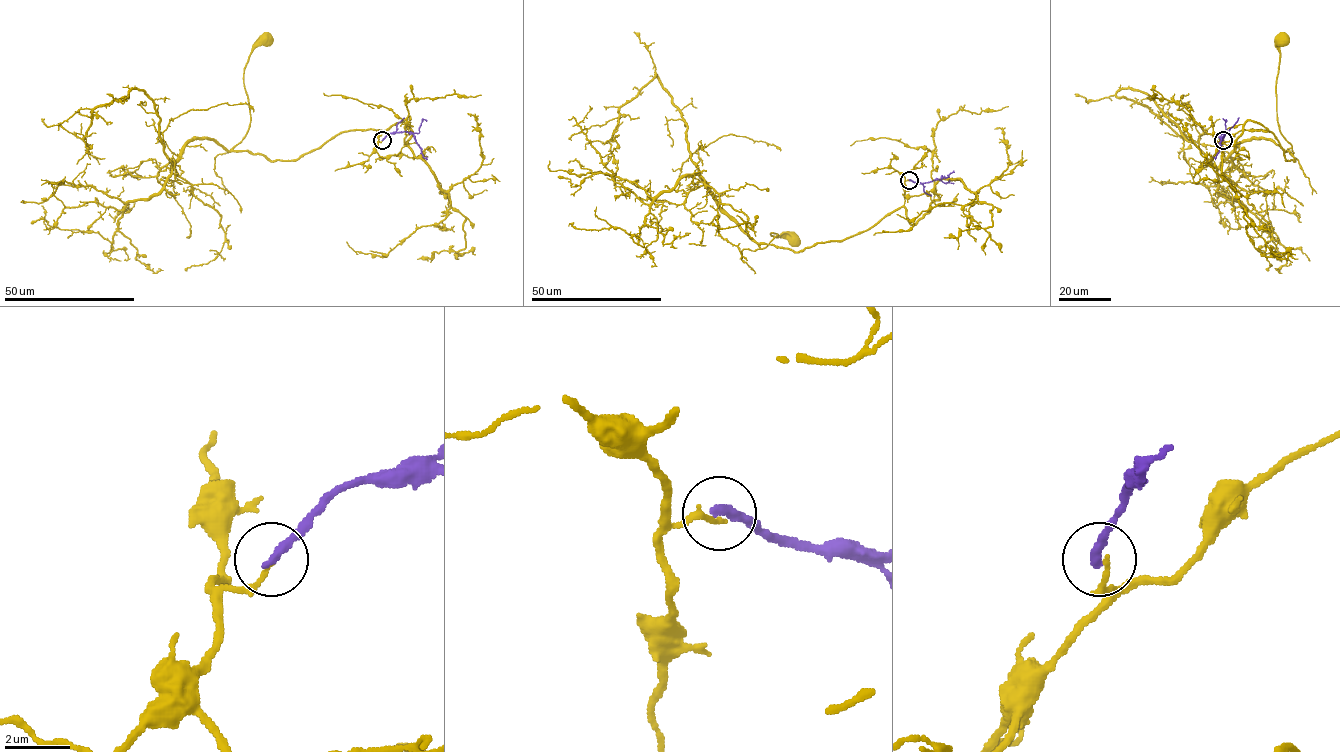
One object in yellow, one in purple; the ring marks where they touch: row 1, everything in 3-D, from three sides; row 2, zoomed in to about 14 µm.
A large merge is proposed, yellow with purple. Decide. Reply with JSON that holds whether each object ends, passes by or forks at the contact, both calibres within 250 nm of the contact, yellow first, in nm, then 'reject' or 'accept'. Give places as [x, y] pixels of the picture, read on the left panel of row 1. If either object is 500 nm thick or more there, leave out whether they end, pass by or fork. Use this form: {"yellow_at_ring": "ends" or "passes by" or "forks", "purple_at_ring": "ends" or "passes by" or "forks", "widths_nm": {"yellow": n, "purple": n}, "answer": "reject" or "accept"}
{"yellow_at_ring": "ends", "purple_at_ring": "ends", "widths_nm": {"yellow": 150, "purple": 280}, "answer": "reject"}

